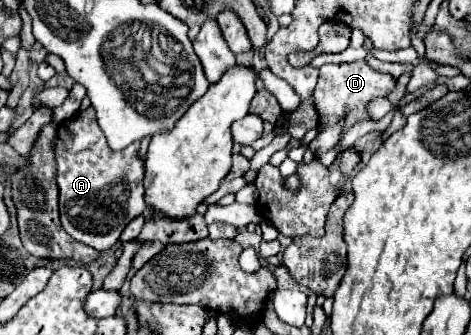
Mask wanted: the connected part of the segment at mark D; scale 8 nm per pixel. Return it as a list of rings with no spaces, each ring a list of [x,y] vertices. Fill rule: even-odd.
[[[352,61],[352,63],[338,63],[338,65],[322,65],[318,69],[318,83],[314,89],[316,111],[320,121],[326,125],[338,123],[344,111],[348,111],[344,119],[344,131],[350,129],[358,119],[368,119],[366,105],[376,97],[386,97],[396,87],[396,79],[388,73],[374,71],[366,61]]]

